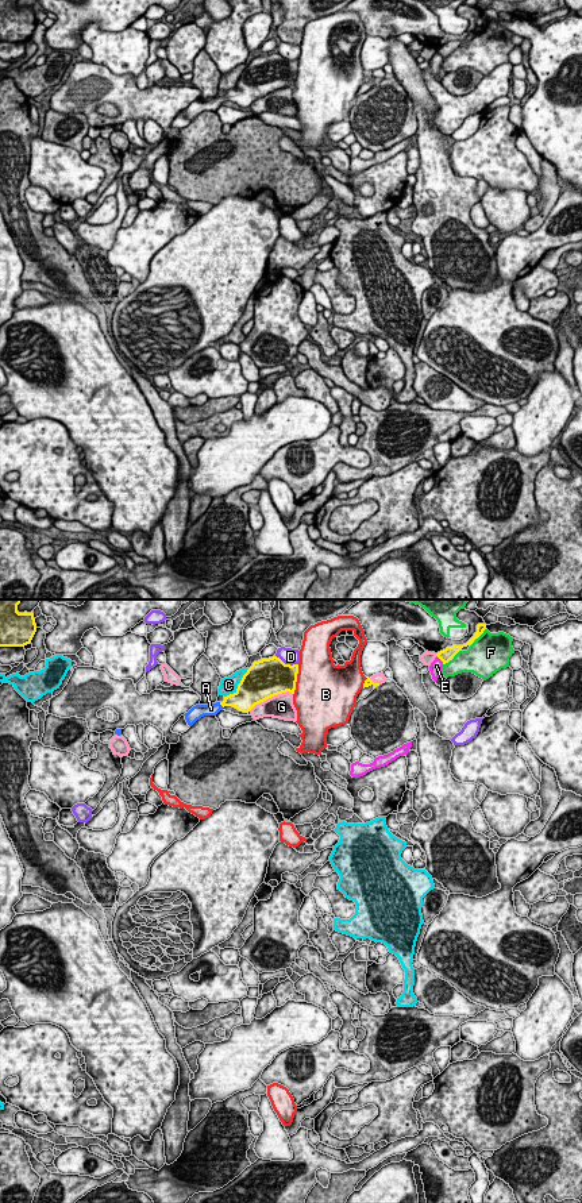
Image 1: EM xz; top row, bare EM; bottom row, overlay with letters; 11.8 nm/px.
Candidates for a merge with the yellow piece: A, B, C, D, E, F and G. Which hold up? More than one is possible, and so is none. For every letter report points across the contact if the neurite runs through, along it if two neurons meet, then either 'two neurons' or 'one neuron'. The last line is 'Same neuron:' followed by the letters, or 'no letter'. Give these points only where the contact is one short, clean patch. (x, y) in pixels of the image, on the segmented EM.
A: way xz (242, 700), (230, 700), (222, 705), (211, 709); one neuron
B: two neurons
C: two neurons
D: two neurons
E: two neurons
F: two neurons
G: two neurons
Same neuron: A

